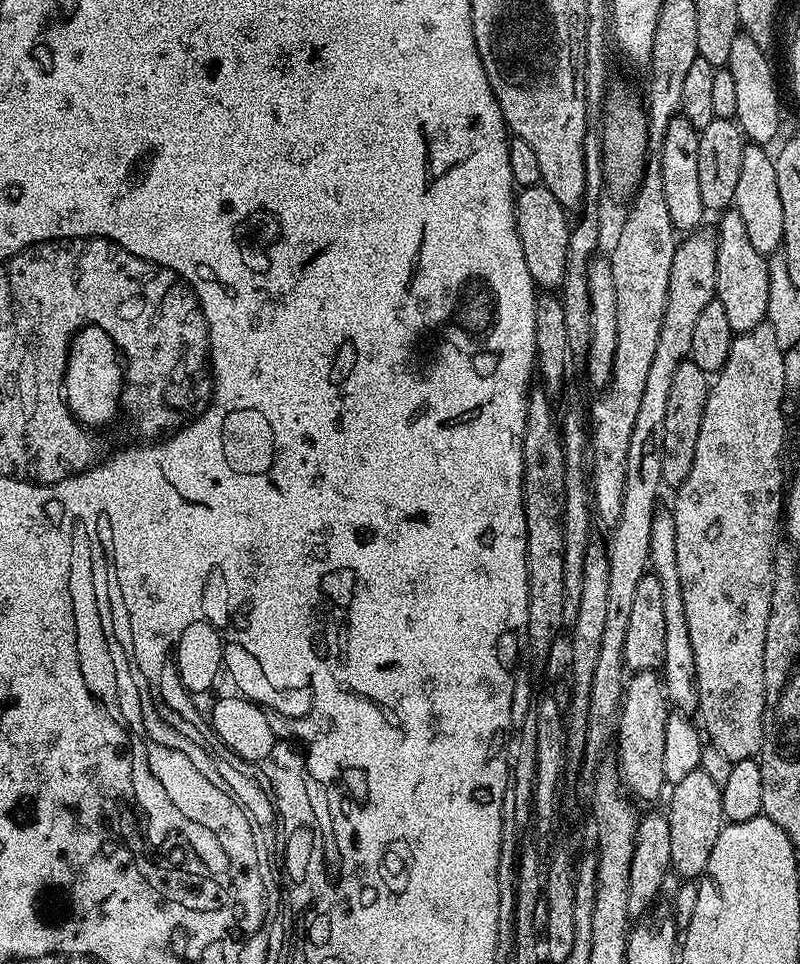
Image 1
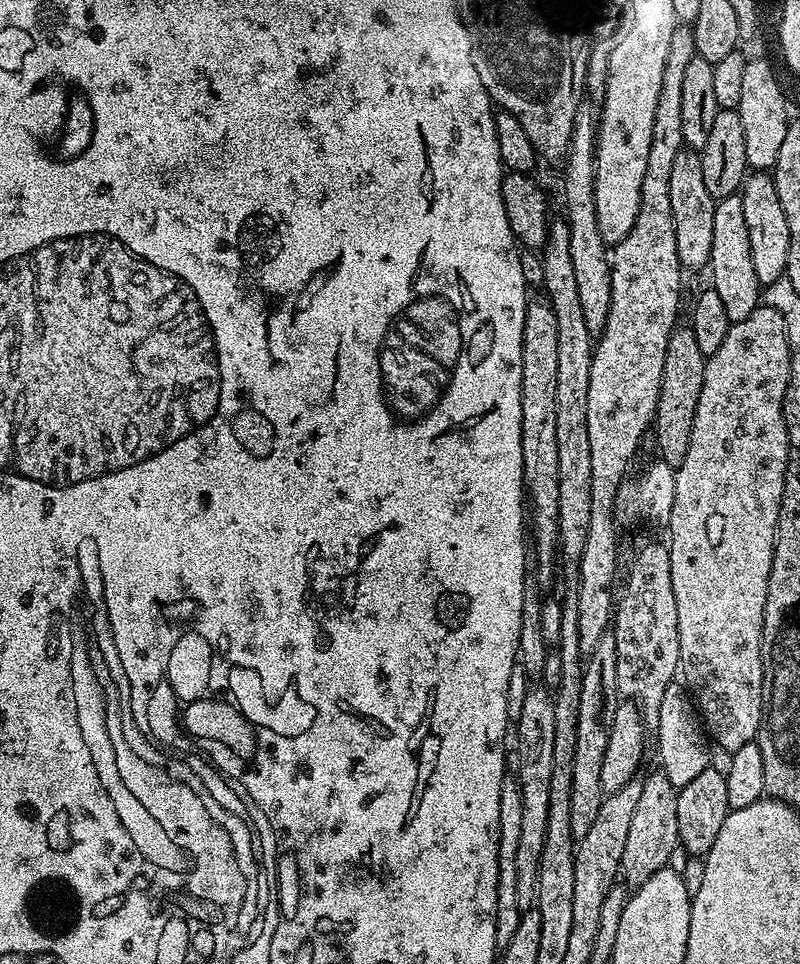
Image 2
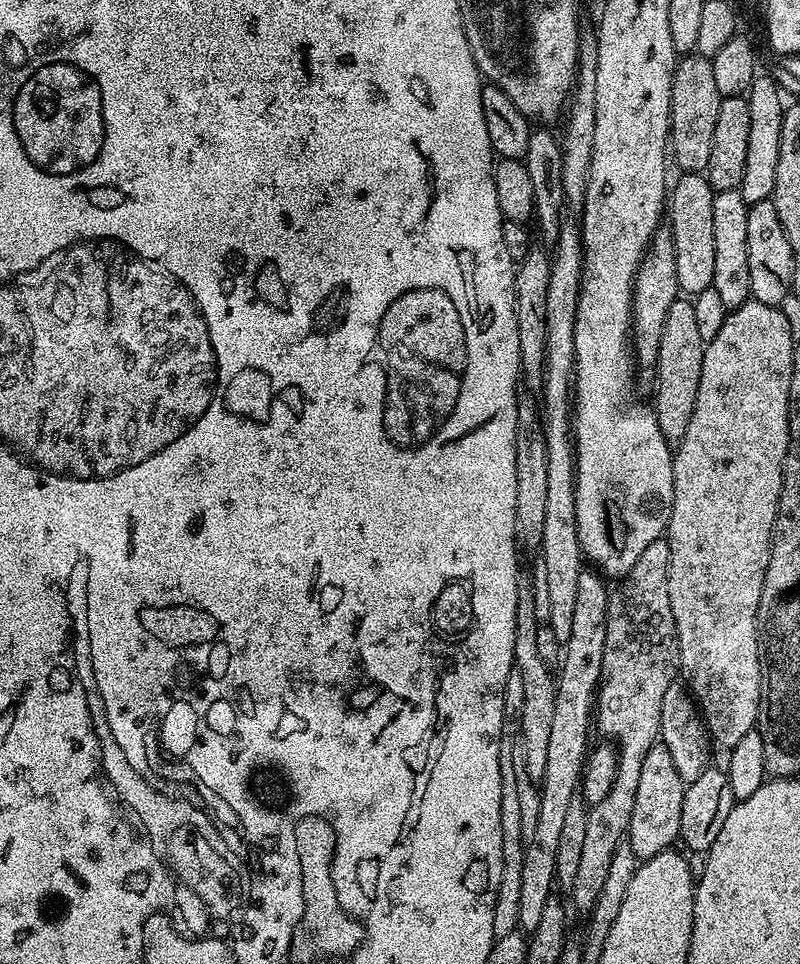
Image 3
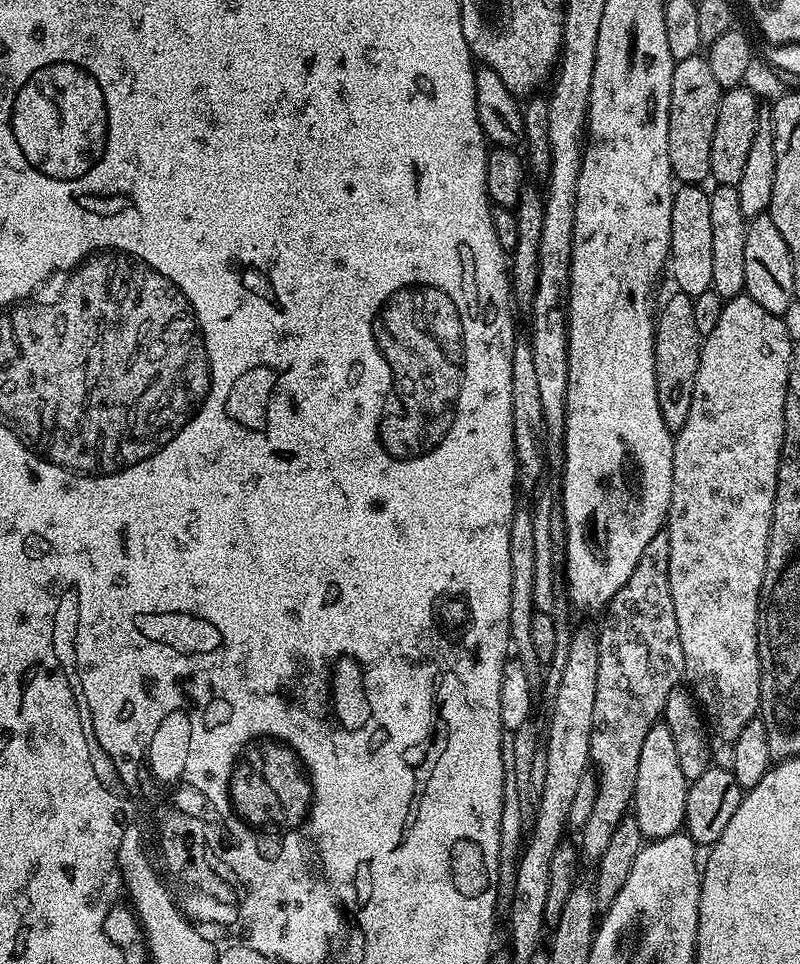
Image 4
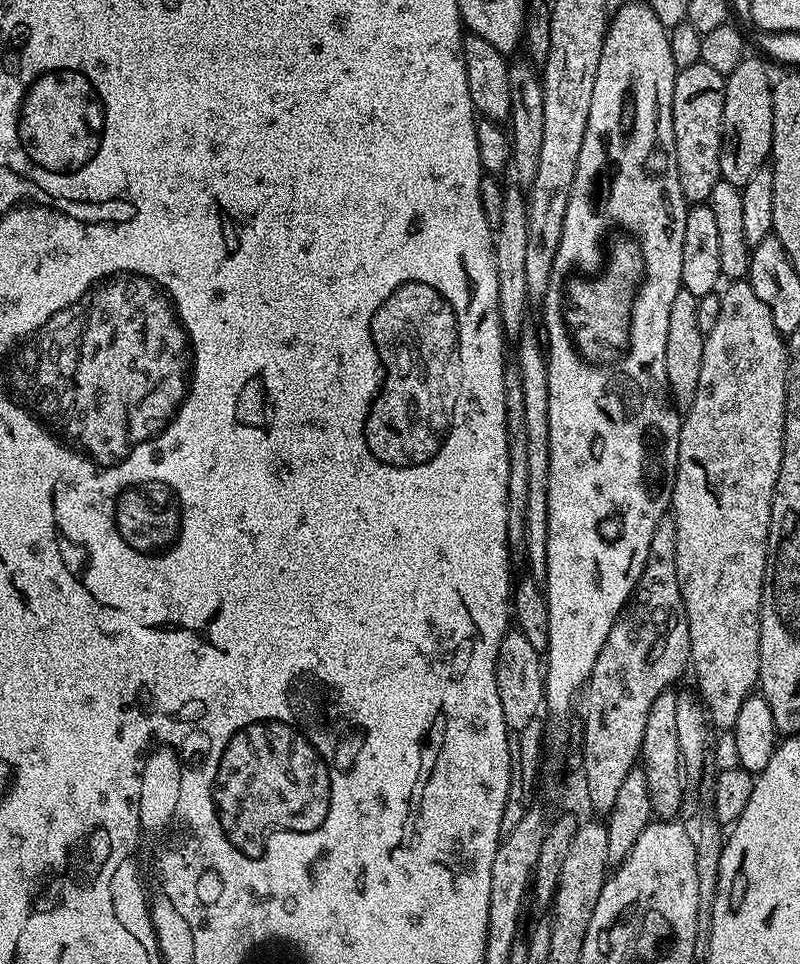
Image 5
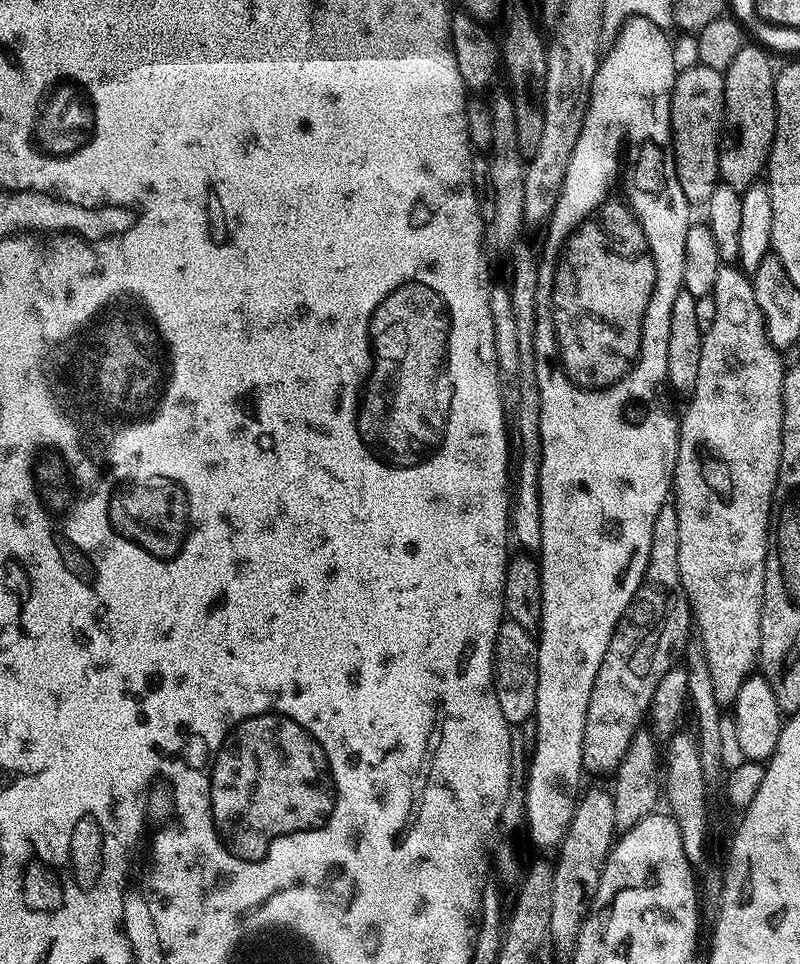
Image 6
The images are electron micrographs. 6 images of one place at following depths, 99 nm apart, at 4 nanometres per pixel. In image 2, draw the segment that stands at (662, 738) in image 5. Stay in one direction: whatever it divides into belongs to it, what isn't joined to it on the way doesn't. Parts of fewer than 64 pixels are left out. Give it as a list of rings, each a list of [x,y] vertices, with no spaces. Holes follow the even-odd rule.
[[[655,770],[642,779],[642,794],[638,794],[638,806],[630,821],[630,831],[626,837],[626,847],[622,849],[620,870],[625,885],[644,884],[658,870],[673,863],[672,855],[678,852],[678,789],[673,786],[664,771]]]

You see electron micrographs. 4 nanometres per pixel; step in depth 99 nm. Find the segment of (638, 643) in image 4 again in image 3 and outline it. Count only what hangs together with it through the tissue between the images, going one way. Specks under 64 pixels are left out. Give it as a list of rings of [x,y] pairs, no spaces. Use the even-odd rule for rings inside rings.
[[[661,538],[650,542],[646,550],[642,550],[642,555],[638,557],[638,562],[629,570],[628,575],[619,581],[620,589],[613,591],[608,597],[608,617],[606,618],[606,651],[602,654],[602,674],[600,675],[600,687],[598,689],[598,728],[605,732],[607,739],[611,741],[616,750],[616,761],[618,770],[614,778],[614,786],[610,786],[610,794],[602,798],[602,802],[591,805],[588,809],[588,821],[586,822],[586,843],[582,846],[582,862],[578,865],[578,875],[574,877],[574,886],[570,890],[572,904],[581,914],[591,912],[594,902],[598,902],[598,894],[602,890],[602,885],[606,882],[606,874],[610,871],[610,858],[614,858],[614,850],[625,843],[628,827],[630,826],[630,814],[634,814],[634,797],[638,794],[638,781],[642,775],[642,761],[646,759],[646,753],[656,745],[661,739],[660,721],[662,719],[662,698],[665,697],[666,690],[670,684],[677,679],[680,666],[680,647],[676,637],[676,623],[674,622],[674,610],[670,606],[670,586],[668,585],[668,567],[670,566],[670,546],[667,539]]]

